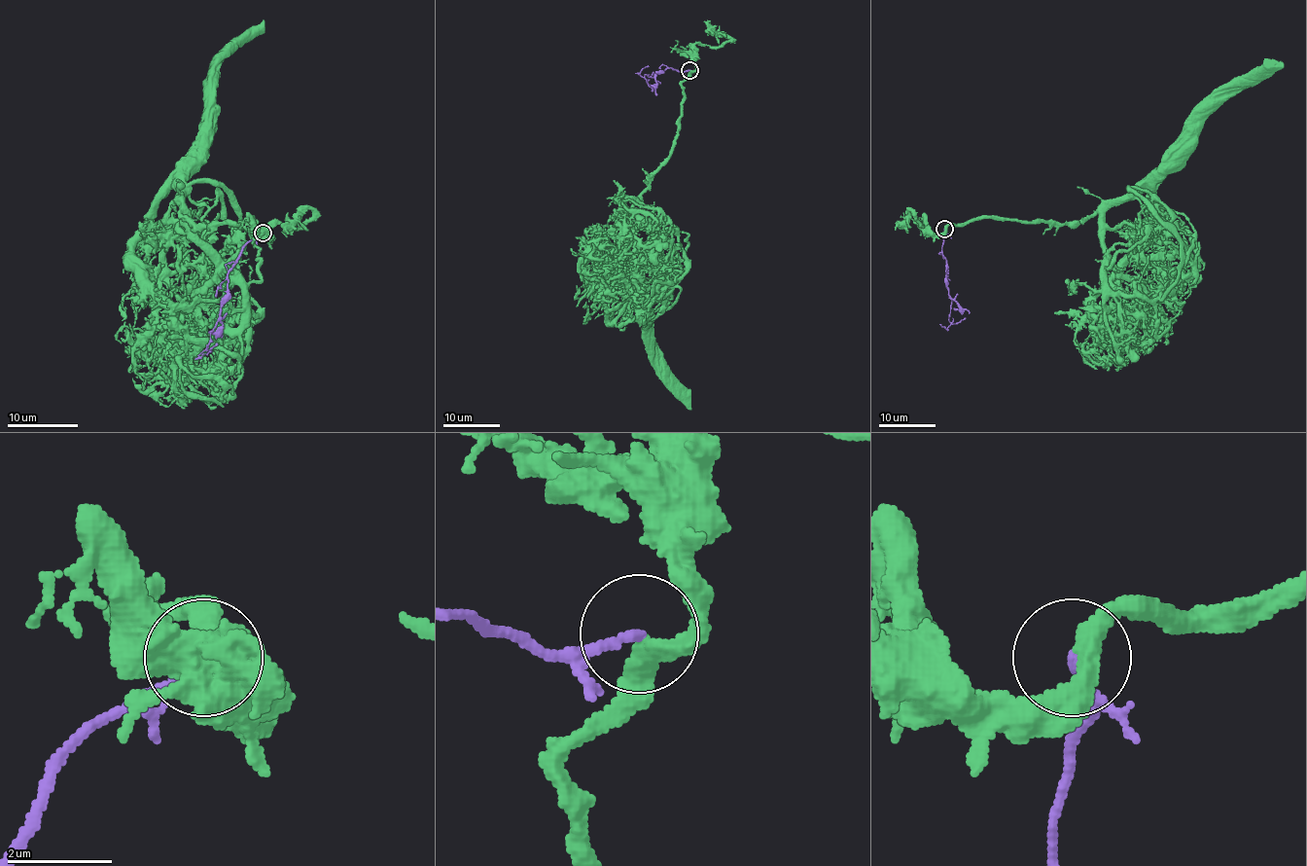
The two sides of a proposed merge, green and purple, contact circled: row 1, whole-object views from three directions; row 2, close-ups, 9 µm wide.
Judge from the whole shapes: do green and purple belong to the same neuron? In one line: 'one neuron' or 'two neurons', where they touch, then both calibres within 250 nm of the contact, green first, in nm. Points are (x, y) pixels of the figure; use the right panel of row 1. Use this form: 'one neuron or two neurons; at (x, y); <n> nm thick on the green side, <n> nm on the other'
two neurons; at (944, 229); 380 nm thick on the green side, 180 nm on the other

